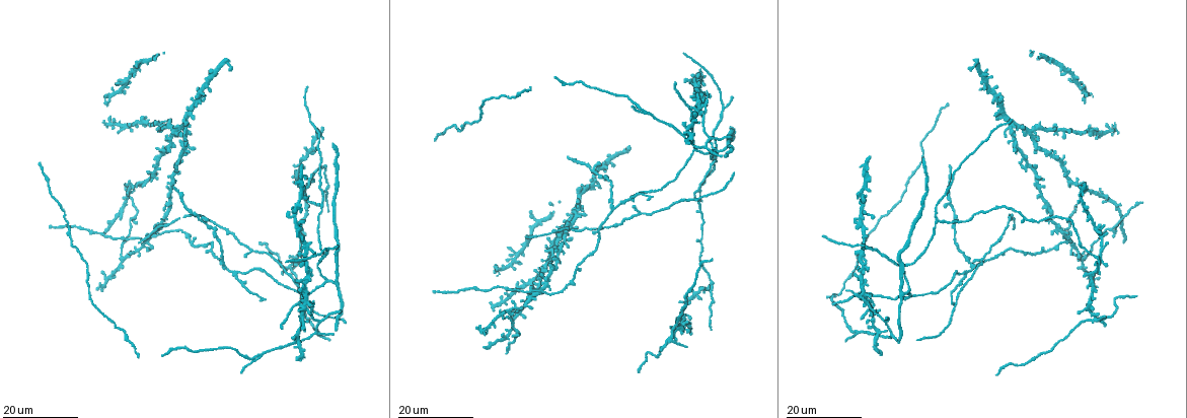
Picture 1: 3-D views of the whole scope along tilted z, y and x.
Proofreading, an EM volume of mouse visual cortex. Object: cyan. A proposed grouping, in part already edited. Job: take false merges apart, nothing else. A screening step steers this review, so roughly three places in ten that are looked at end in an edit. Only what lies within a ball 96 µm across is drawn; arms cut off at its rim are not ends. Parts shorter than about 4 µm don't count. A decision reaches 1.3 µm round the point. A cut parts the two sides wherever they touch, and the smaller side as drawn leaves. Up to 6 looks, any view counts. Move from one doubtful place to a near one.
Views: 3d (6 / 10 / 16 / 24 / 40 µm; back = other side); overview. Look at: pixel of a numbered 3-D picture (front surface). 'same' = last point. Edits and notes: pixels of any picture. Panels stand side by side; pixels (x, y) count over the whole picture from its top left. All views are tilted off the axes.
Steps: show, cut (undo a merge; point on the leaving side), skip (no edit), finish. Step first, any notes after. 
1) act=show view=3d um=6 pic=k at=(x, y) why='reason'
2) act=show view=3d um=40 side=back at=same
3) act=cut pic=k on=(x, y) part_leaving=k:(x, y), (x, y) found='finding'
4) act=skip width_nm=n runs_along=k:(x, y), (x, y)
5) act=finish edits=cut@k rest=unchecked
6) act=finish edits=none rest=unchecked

act=show view=3d um=16 pic=1 at=(530, 289) why='four arms meet'

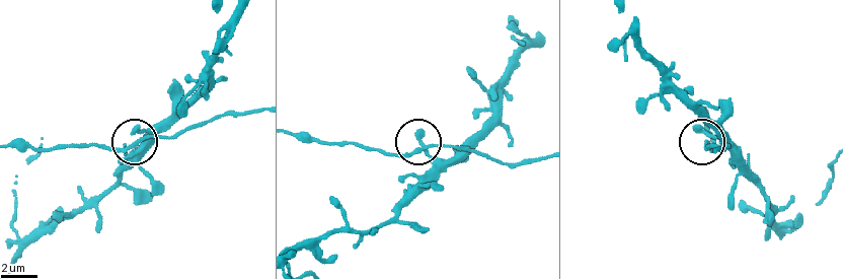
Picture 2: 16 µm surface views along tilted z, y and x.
act=show view=3d um=6 pic=2 at=(140, 131) why='closer look'

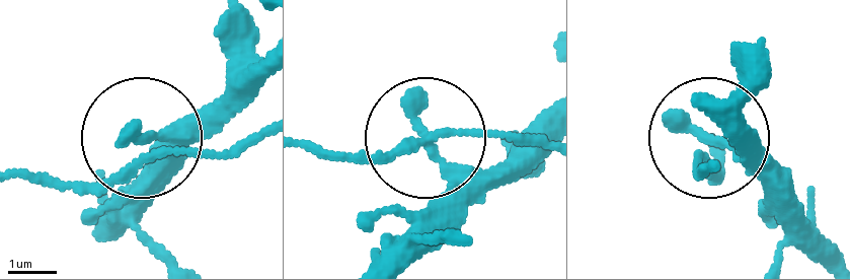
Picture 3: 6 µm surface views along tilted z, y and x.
act=skip arms=4 runs_along=3:(549, 146), (451, 134), (344, 157) found='continuous, no second neuron'

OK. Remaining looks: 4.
act=show view=3d um=16 pic=1 at=(123, 256)

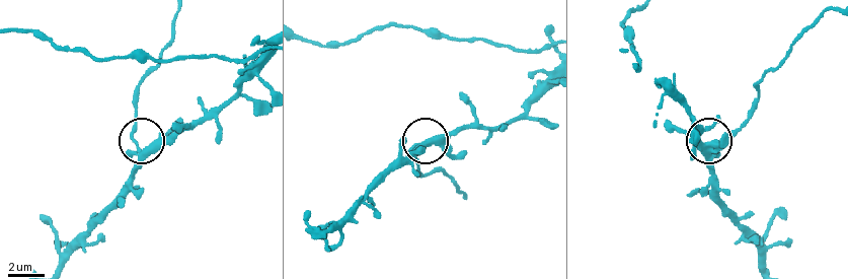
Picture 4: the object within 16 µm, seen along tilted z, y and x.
act=show view=3d um=6 pic=4 at=(137, 144)

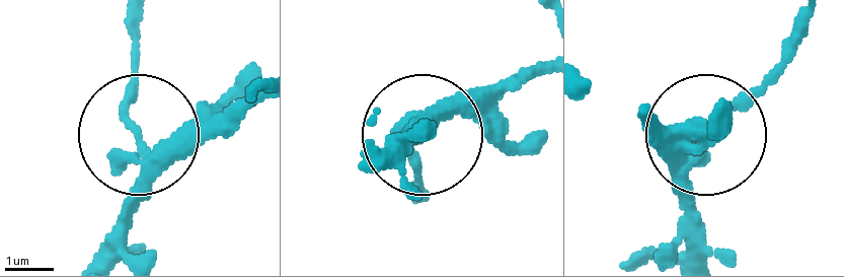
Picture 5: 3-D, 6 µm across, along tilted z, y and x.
act=cut pic=5 on=(135, 67) width_nm=240 found='two neurons meet here'

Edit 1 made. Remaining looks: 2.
act=show view=3d um=16 pic=1 at=(611, 211) why='three-way junction'

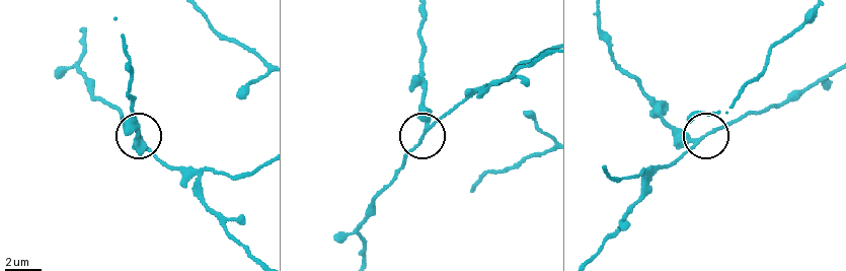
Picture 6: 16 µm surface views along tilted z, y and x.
act=show view=3d um=10 pic=6 at=(696, 139) why='zoom in'

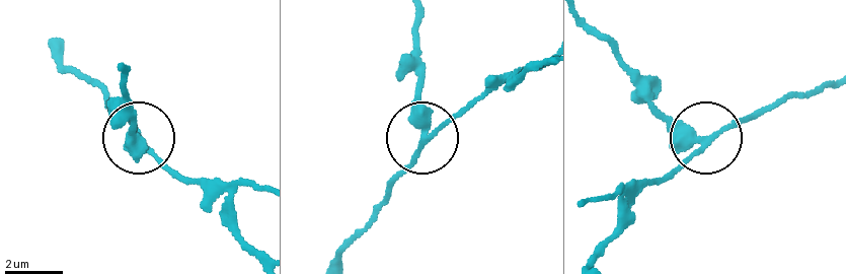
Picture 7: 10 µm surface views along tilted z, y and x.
act=cut pic=7 on=(415, 96) arms=3 found='two neurons meet here'

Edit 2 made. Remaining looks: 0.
act=finish edits=cut@5,cut@7 rest=unchecked

